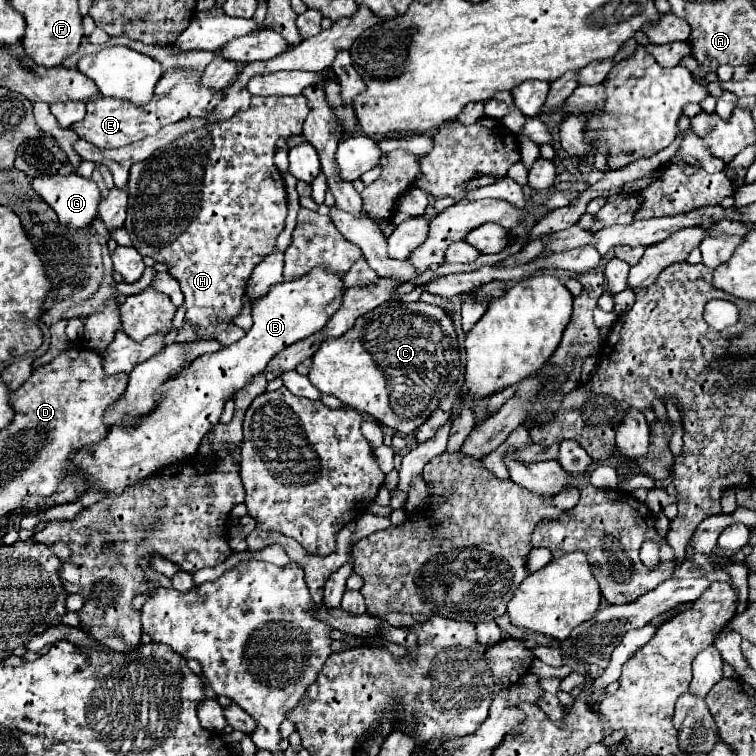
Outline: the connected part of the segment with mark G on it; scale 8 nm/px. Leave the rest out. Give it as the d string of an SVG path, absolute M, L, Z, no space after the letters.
M46 175L30 181L32 189L56 211L62 225L88 227L98 215L100 191L92 179L72 175Z

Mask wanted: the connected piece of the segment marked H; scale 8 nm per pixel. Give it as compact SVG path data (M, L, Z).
M270 95L270 97L254 97L250 103L250 109L246 111L238 111L232 119L228 121L218 121L214 123L214 127L206 127L206 129L196 129L186 133L184 137L172 141L170 145L158 149L158 153L154 153L152 157L148 157L142 163L134 163L134 167L130 169L130 179L128 179L128 215L126 215L126 231L132 239L132 245L140 251L140 255L150 255L154 261L162 261L168 265L168 273L180 283L180 289L184 293L186 299L186 321L194 323L200 327L200 335L204 337L212 337L218 339L224 347L232 345L234 341L240 341L246 331L242 327L236 327L232 323L228 323L234 315L240 313L242 305L244 305L244 291L250 279L252 269L274 251L276 245L276 237L280 235L280 231L284 229L284 219L286 219L286 189L284 189L284 179L280 175L280 171L274 165L274 153L276 153L276 139L284 137L292 137L292 135L300 135L302 133L302 121L306 119L306 115L310 113L308 105L306 105L306 97L304 95L283 96Z

